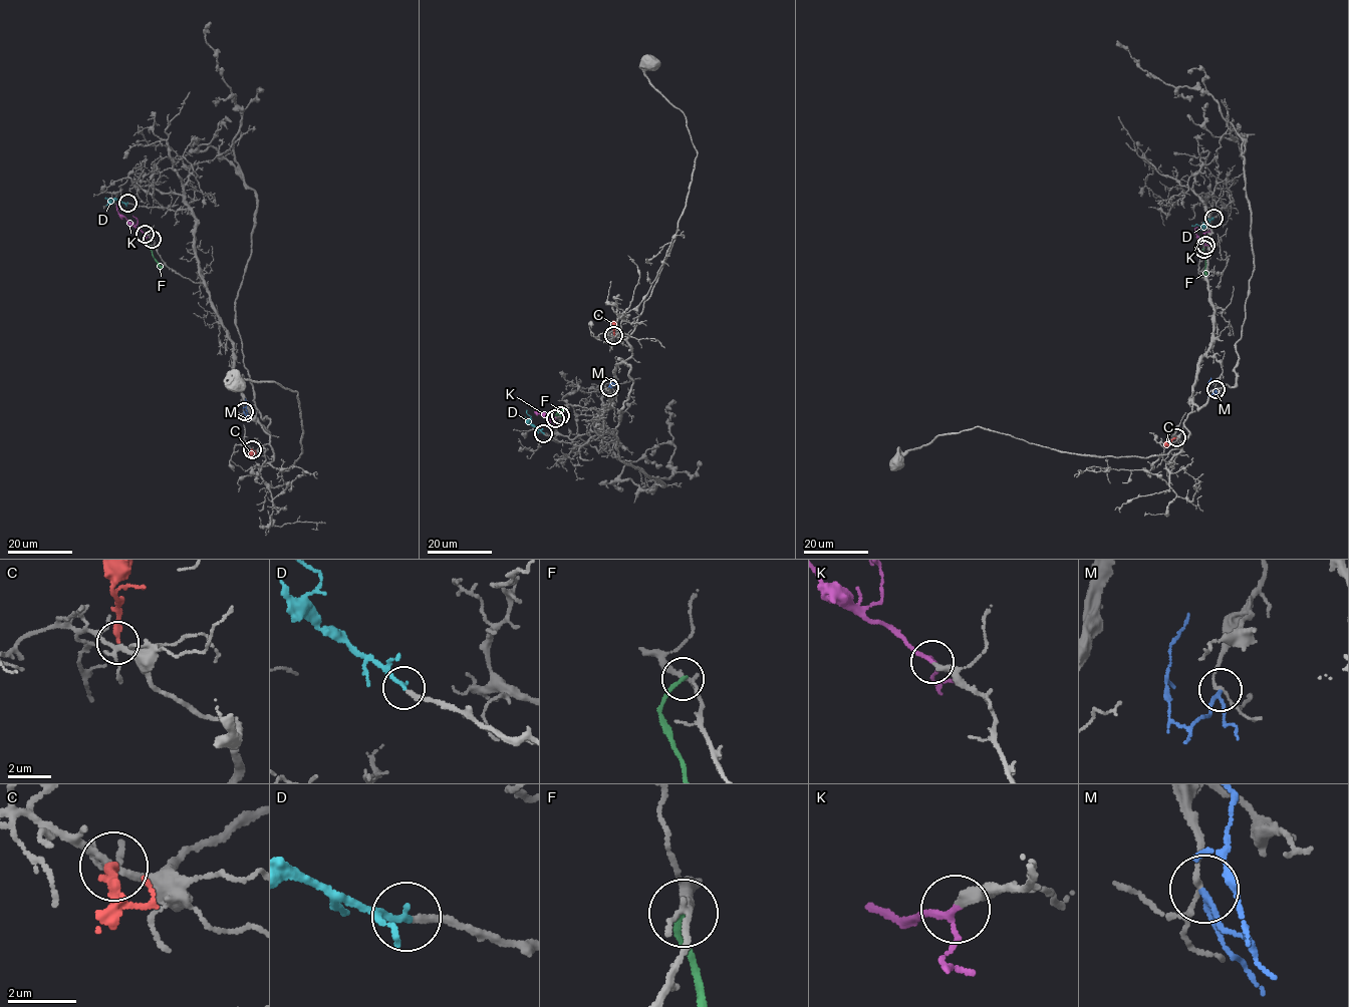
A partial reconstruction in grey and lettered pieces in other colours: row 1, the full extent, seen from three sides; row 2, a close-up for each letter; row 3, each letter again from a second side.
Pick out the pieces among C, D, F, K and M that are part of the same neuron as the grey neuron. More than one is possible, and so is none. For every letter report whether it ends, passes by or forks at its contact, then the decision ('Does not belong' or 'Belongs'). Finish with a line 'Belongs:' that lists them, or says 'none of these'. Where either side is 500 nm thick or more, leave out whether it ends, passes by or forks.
C: It ends there. Belongs
D: It ends there. Belongs
F: It ends there. Does not belong
K: It passes by. Belongs
M: It passes by. Does not belong
Belongs: C, D, K

